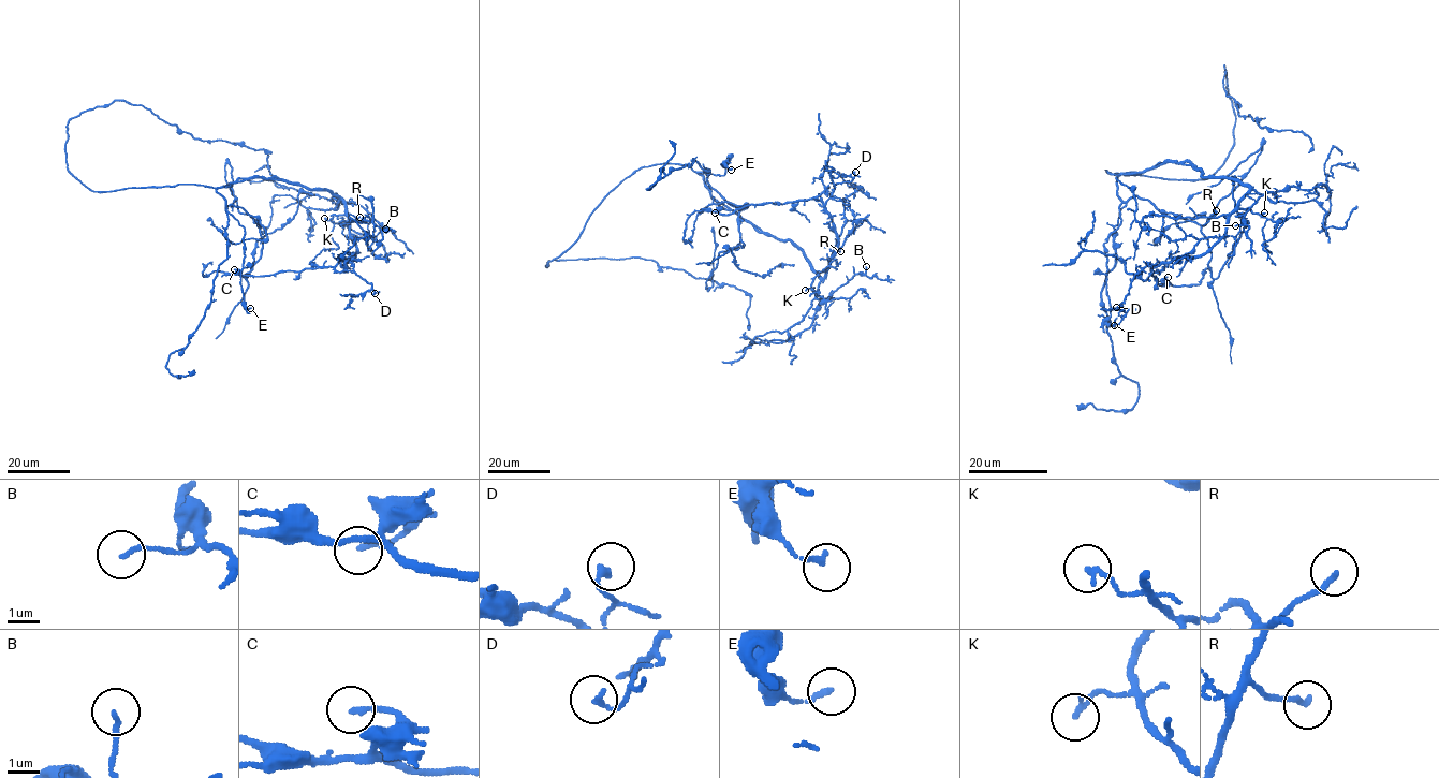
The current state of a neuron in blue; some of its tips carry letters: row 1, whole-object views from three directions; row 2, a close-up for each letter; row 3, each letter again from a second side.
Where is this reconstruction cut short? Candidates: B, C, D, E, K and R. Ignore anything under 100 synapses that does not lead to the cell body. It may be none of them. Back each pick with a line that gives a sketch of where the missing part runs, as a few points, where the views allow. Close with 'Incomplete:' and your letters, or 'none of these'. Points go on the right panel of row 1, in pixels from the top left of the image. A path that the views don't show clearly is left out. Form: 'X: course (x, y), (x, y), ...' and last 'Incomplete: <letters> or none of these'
Incomplete: none of these

